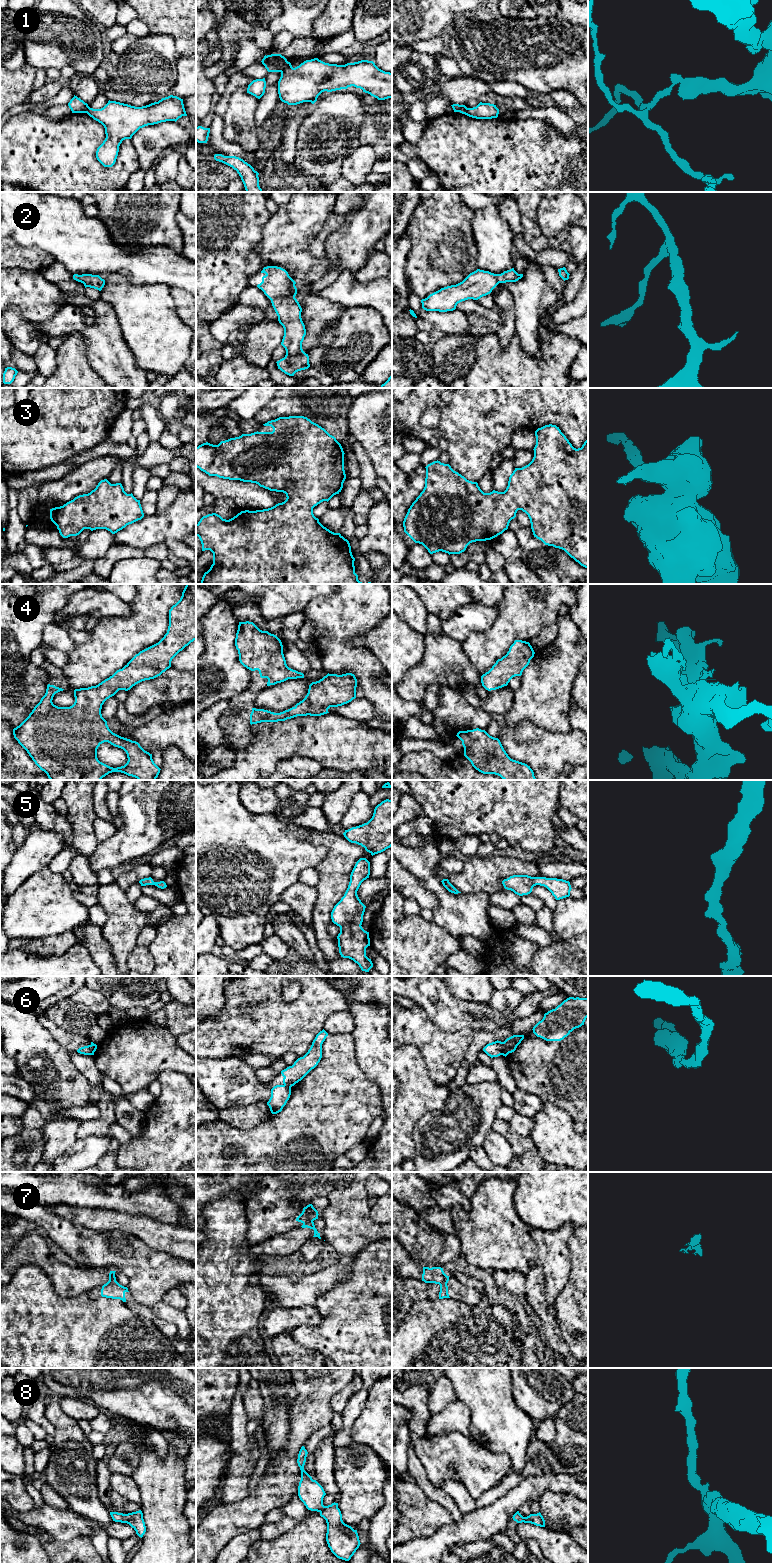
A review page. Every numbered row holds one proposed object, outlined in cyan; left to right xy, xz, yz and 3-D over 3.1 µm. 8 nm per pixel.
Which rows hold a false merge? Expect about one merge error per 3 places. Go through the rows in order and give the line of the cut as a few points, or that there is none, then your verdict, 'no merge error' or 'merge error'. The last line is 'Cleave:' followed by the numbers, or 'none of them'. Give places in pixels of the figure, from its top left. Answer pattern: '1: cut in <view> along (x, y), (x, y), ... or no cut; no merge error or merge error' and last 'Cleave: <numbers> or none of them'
1: cut in xz along (288, 62), (281, 72); merge error
2: no cut; no merge error
3: no cut; no merge error
4: no cut; no merge error
5: no cut; no merge error
6: no cut; no merge error
7: cut in xy along (115, 1280), (109, 1281), (106, 1284); merge error
8: no cut; no merge error
Cleave: 1, 7

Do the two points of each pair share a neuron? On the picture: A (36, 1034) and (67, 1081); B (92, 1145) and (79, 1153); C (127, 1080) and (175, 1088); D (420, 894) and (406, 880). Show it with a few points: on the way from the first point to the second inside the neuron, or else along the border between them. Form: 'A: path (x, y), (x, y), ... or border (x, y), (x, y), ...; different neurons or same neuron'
A: path (36, 1046), (36, 1050), (55, 1069); same neuron
B: path (89, 1148), (82, 1153); same neuron
C: border (180, 1072), (165, 1070), (156, 1078); different neurons
D: path (417, 891), (409, 883); same neuron

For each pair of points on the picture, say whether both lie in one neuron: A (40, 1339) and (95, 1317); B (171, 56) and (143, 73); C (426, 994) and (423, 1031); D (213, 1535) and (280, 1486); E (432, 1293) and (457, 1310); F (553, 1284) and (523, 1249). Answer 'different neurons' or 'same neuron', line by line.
A: same neuron
B: same neuron
C: different neurons
D: same neuron
E: different neurons
F: same neuron

